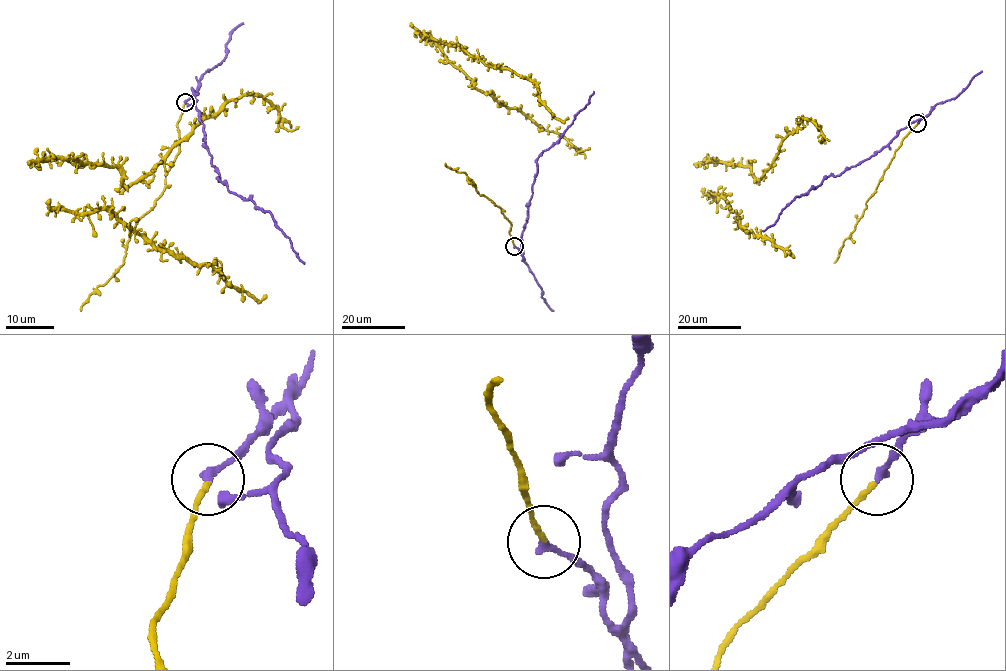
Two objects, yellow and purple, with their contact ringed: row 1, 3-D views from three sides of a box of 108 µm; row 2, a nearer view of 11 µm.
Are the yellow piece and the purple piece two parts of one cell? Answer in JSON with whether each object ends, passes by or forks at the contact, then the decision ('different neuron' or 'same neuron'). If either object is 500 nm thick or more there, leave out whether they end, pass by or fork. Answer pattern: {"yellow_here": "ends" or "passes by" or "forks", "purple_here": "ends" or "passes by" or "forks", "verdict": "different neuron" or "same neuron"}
{"yellow_here": "ends", "purple_here": "ends", "verdict": "different neuron"}

